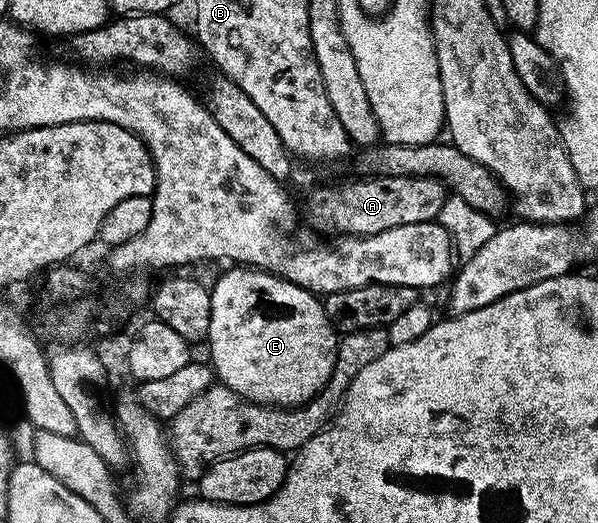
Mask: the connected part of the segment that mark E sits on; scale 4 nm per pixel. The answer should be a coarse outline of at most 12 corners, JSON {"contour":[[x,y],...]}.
{"contour":[[232,266],[210,288],[215,379],[298,408],[328,386],[321,297]]}

